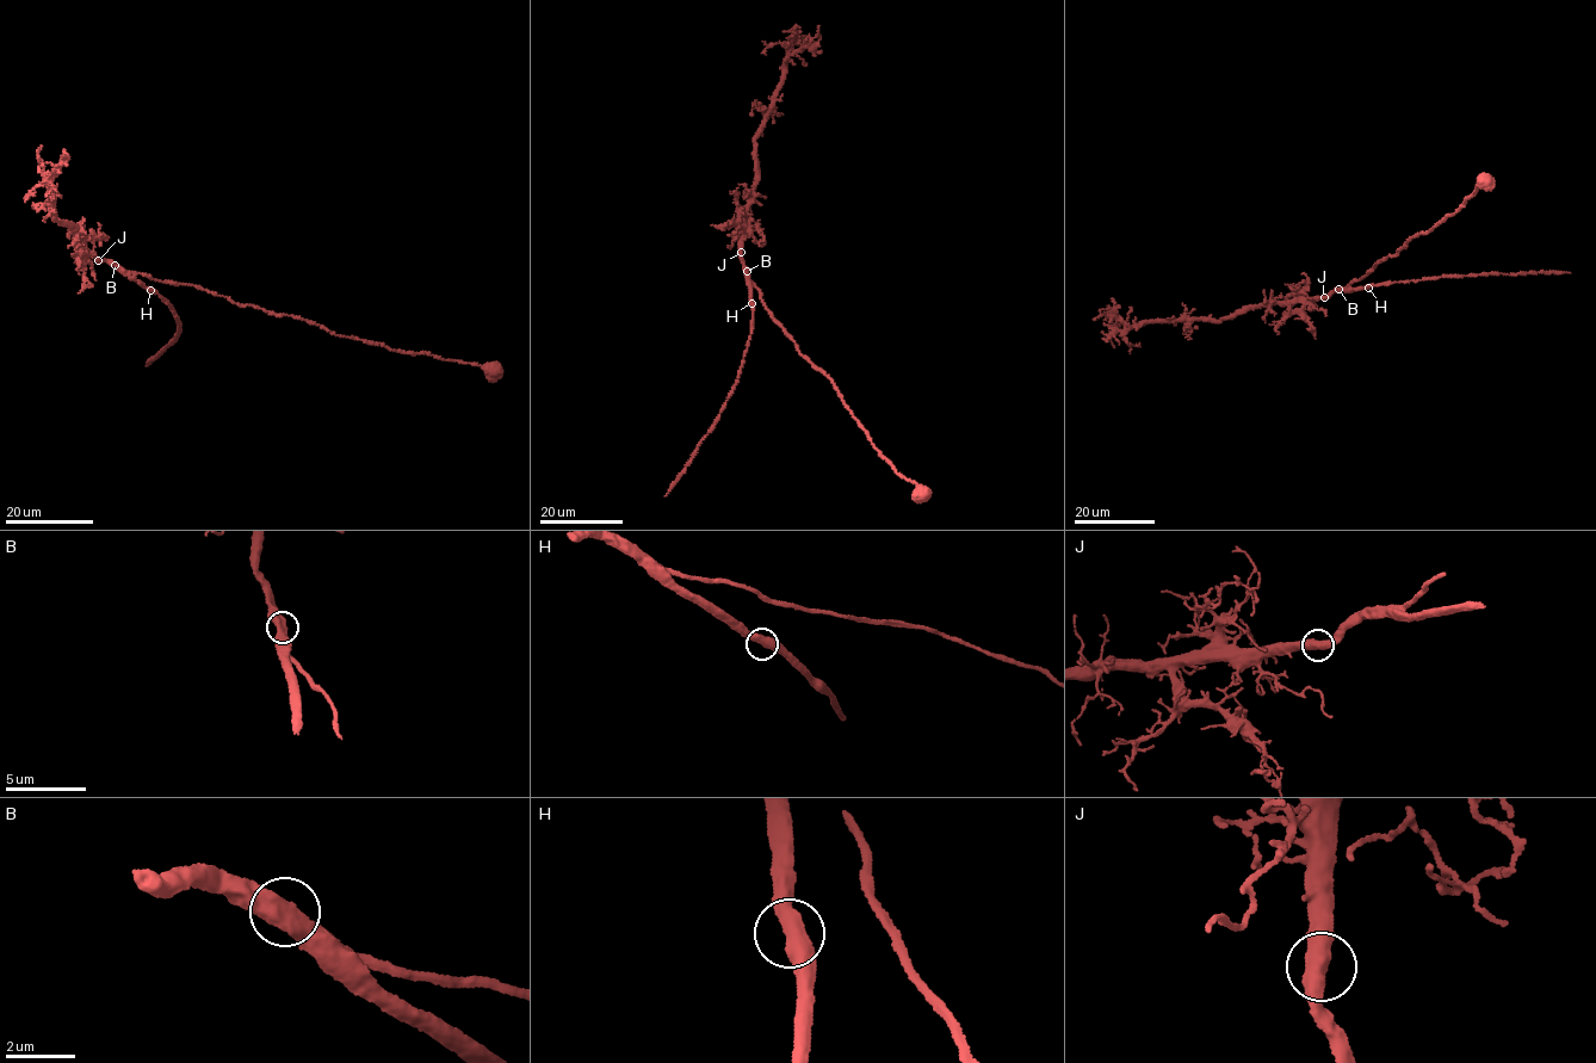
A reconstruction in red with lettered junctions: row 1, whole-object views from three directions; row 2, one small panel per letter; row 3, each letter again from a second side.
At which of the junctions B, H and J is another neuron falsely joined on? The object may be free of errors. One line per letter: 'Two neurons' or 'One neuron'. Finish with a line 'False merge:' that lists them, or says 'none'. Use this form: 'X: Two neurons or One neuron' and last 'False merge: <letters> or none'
B: One neuron
H: One neuron
J: One neuron
False merge: none

